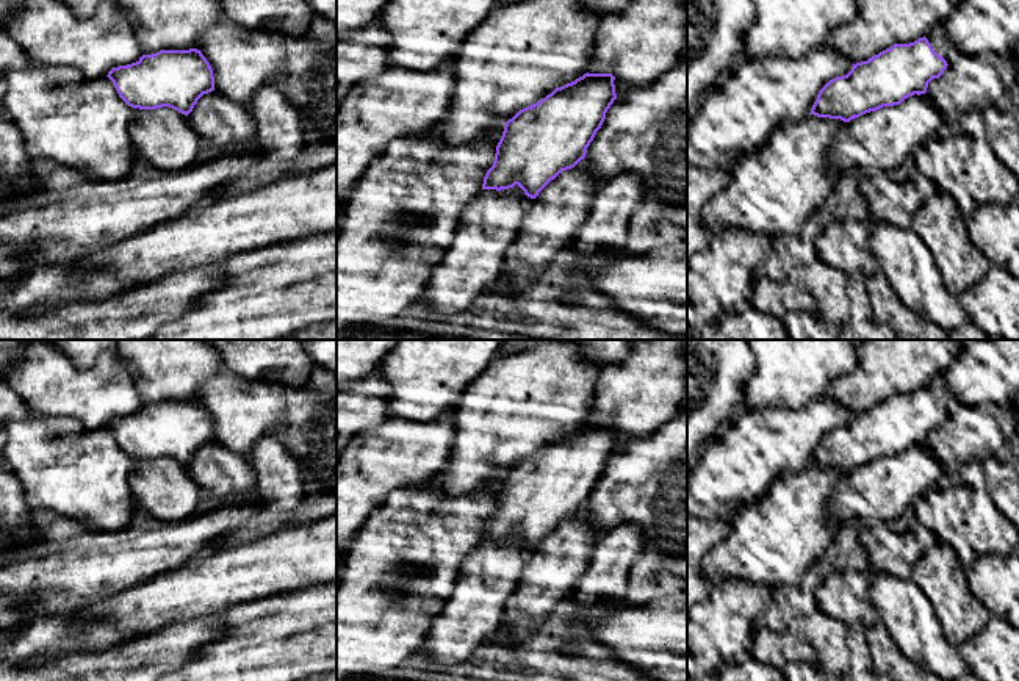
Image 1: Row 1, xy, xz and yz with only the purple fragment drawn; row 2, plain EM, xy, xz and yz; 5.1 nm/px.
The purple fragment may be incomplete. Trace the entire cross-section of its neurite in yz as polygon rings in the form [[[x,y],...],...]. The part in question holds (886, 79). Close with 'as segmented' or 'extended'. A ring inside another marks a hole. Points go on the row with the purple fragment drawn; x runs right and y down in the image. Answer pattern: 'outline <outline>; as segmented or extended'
outline [[[933,30],[914,42],[894,44],[867,61],[853,64],[847,75],[830,80],[819,91],[809,114],[850,122],[883,106],[900,105],[909,95],[925,94],[928,83],[939,78],[956,56],[950,44]]]; extended

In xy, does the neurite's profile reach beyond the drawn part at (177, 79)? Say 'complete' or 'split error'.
complete

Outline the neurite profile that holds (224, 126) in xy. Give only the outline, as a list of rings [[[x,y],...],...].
[[[203,94],[188,119],[213,153],[241,152],[255,146],[257,122],[247,106],[222,94]]]

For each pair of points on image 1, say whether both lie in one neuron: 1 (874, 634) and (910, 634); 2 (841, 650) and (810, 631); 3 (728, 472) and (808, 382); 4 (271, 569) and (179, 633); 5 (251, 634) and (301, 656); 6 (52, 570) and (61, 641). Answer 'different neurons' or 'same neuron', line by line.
1: different neurons
2: same neuron
3: different neurons
4: different neurons
5: same neuron
6: different neurons

